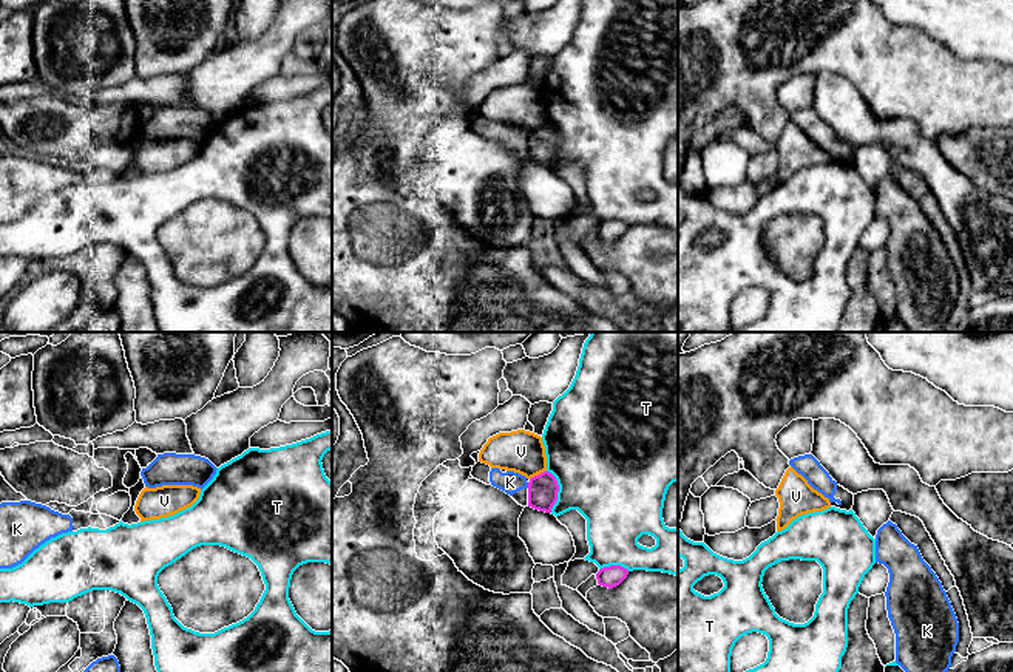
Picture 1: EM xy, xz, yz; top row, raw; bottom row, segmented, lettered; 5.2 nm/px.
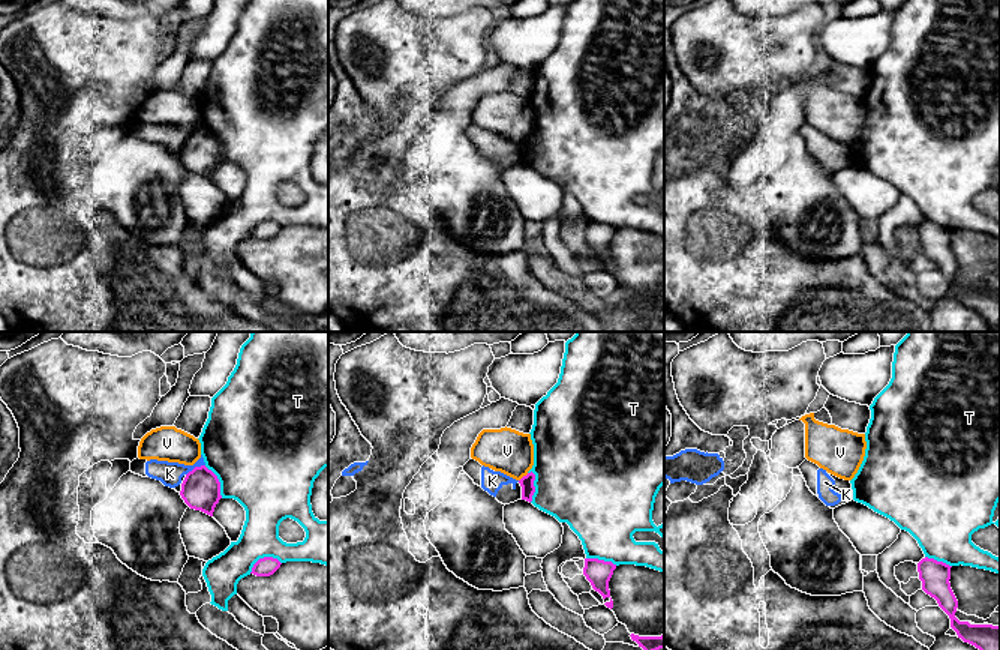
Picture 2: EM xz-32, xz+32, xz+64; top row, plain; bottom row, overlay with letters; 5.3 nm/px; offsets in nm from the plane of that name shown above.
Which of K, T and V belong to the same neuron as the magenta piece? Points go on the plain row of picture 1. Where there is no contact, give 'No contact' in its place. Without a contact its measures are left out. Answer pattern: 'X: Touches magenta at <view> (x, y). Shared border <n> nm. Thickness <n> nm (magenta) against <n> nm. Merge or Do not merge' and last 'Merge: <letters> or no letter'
K: Touches magenta at xz (528, 139). Shared border 30 nm. Thickness 160 nm (magenta) against 120 nm. Do not merge
T: Touches magenta at xz (558, 144). Shared border 220 nm. Thickness 160 nm (magenta) against 480 nm. Do not merge
V: Touches magenta at xz (538, 128). Shared border 100 nm. Thickness 160 nm (magenta) against 220 nm. Do not merge
Merge: no letter

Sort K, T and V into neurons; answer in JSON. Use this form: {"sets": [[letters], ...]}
{"sets": [["K"], ["T"], ["V"]]}

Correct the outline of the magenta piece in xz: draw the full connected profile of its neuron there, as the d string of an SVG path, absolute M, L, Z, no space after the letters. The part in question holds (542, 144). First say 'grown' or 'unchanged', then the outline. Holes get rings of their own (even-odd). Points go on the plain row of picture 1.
unchanged | M544 125L528 136L528 161L551 167L553 159L557 154L559 139L556 131Z

